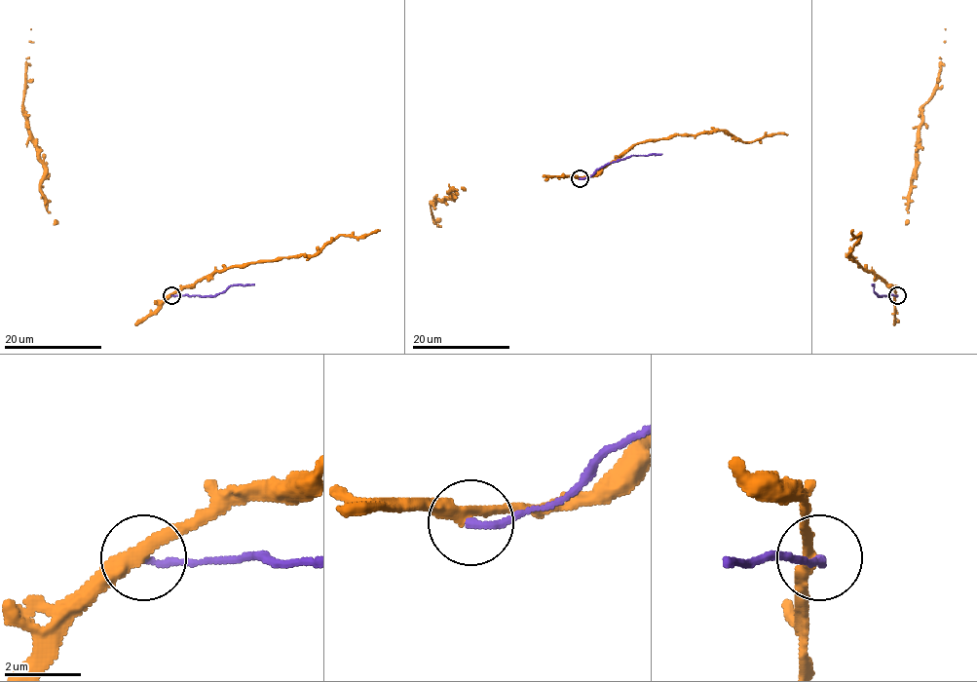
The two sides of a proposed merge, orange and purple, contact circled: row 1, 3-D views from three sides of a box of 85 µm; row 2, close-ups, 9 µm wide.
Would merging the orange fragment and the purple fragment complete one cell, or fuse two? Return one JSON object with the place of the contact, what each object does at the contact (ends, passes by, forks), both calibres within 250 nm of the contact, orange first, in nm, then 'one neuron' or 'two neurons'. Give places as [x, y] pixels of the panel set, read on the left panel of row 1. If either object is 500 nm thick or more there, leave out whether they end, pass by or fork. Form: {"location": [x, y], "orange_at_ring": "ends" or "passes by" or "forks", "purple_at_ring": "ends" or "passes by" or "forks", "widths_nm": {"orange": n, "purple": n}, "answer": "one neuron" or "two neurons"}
{"location": [171, 295], "orange_at_ring": "passes by", "purple_at_ring": "ends", "widths_nm": {"orange": 360, "purple": 200}, "answer": "two neurons"}

